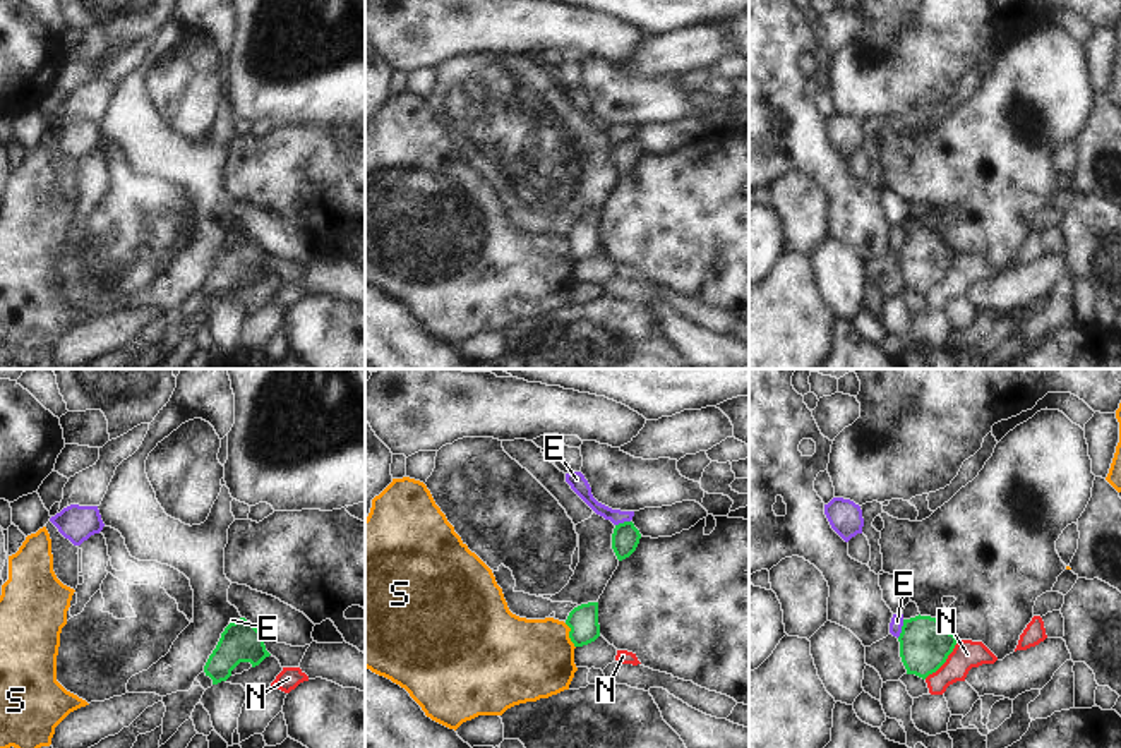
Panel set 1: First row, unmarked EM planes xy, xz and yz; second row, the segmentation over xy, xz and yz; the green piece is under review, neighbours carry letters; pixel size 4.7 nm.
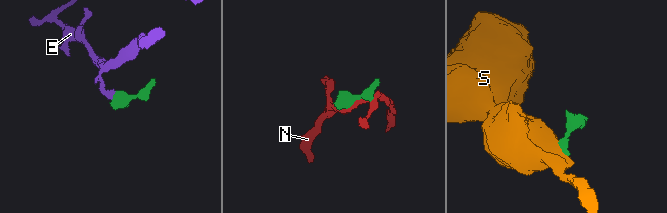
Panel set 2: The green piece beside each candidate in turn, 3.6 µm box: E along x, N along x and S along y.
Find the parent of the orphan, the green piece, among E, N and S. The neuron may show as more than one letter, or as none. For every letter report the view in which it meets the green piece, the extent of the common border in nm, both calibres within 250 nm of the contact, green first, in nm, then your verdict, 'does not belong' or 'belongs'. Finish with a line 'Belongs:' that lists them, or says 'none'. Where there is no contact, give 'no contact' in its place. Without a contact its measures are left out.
E: yz | 90 nm | 240/60 nm | does not belong
N: yz | 240 nm | 240/140 nm | does not belong
S: xz | 130 nm | 140/380 nm | does not belong
Belongs: none

